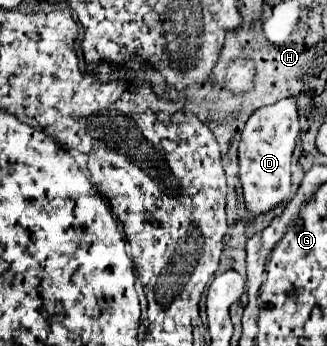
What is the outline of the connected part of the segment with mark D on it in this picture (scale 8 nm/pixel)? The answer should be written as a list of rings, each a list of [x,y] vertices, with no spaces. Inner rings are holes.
[[[286,98],[272,106],[260,108],[246,122],[238,148],[238,158],[240,158],[240,182],[244,192],[244,204],[250,214],[254,216],[266,214],[292,196],[290,158],[298,132],[300,124],[294,98]]]

